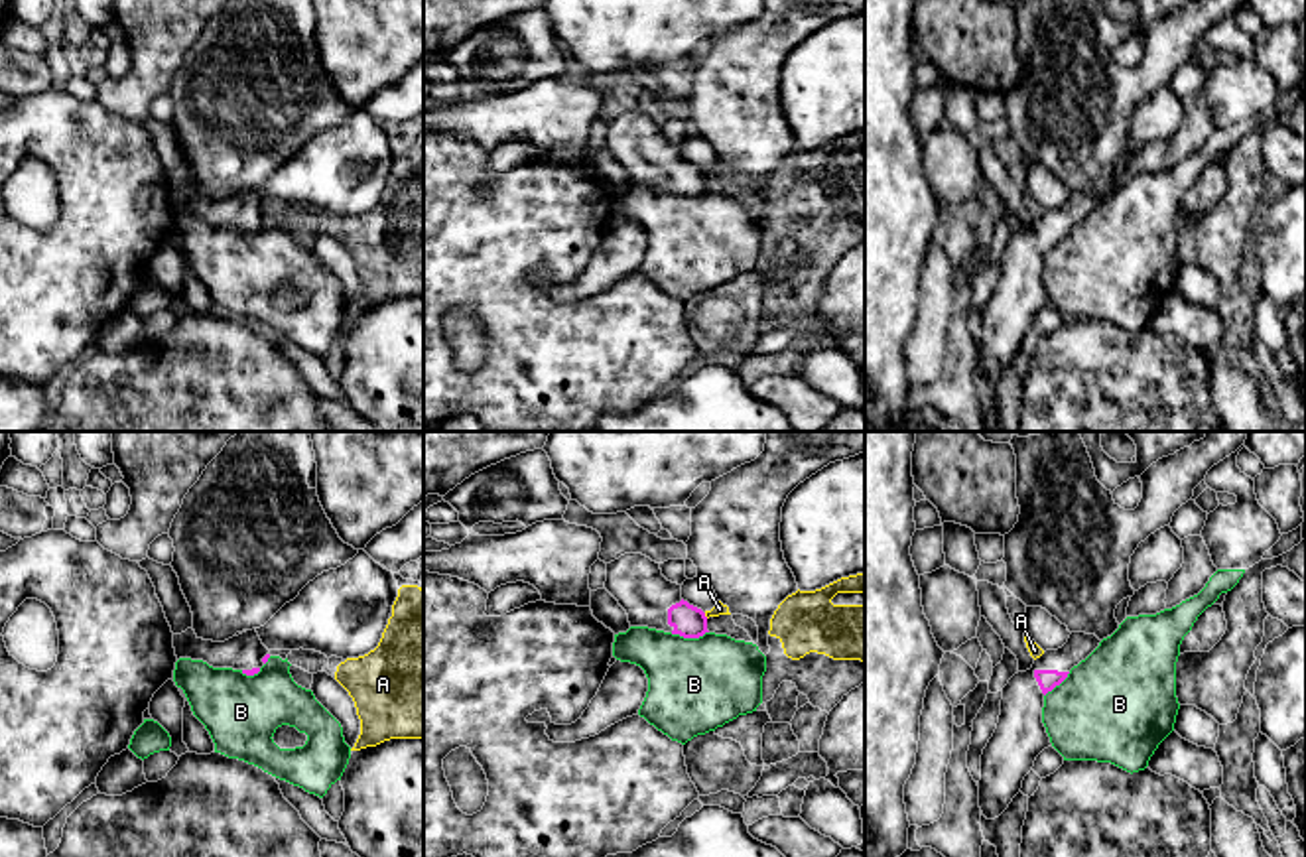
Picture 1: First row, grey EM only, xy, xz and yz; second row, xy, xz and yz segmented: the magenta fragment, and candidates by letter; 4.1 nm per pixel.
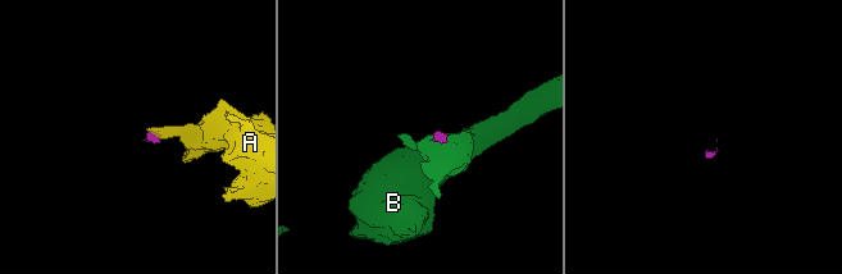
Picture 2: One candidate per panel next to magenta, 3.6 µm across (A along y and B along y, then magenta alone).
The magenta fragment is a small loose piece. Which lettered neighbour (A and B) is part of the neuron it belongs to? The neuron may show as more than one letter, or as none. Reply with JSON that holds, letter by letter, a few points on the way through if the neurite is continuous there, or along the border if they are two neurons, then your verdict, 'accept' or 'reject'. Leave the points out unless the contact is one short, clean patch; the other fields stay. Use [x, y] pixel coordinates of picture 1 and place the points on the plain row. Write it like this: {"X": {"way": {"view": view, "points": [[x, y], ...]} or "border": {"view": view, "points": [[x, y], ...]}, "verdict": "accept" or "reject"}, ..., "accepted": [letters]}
{"A": {"border": {"view": "xz", "points": [[704, 172], [708, 176]]}, "verdict": "reject"}, "B": {"border": {"view": "xz", "points": [[708, 190], [698, 196], [670, 192]]}, "verdict": "reject"}, "accepted": []}

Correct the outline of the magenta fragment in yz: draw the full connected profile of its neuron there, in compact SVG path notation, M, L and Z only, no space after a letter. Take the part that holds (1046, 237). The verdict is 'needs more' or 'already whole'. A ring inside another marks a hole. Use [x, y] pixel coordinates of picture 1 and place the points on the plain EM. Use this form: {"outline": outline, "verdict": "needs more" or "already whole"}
{"outline": "M1072 191L1062 207L1046 209L1003 246L999 282L981 313L979 366L987 378L1009 366L1036 315L1052 303L1042 282L1044 254L1099 201L1095 193Z", "verdict": "needs more"}

